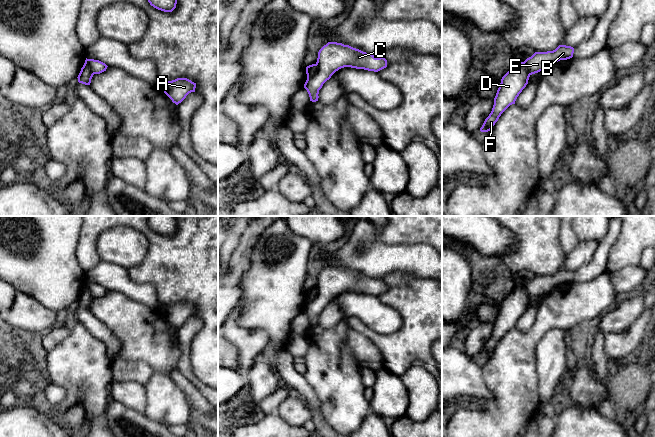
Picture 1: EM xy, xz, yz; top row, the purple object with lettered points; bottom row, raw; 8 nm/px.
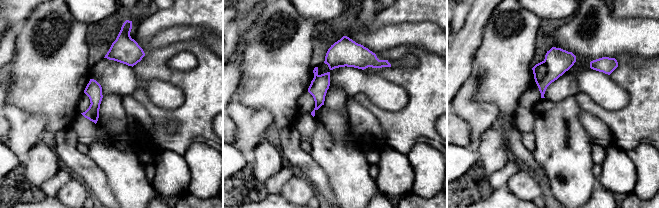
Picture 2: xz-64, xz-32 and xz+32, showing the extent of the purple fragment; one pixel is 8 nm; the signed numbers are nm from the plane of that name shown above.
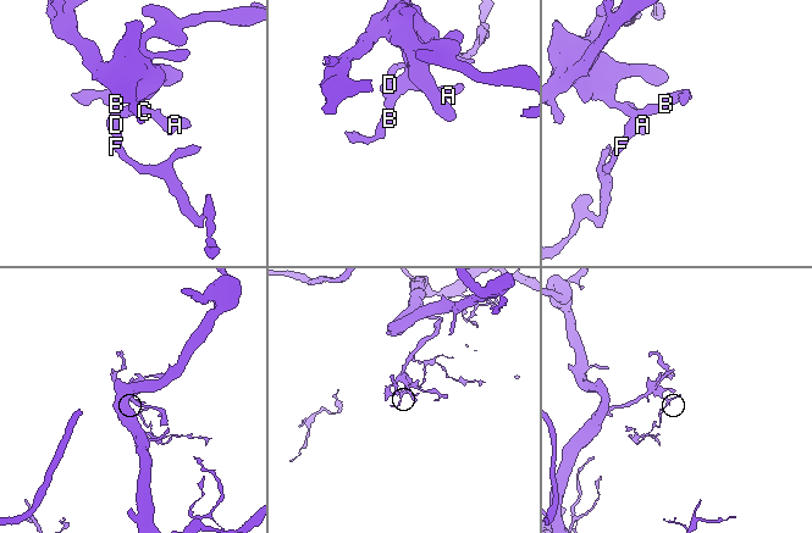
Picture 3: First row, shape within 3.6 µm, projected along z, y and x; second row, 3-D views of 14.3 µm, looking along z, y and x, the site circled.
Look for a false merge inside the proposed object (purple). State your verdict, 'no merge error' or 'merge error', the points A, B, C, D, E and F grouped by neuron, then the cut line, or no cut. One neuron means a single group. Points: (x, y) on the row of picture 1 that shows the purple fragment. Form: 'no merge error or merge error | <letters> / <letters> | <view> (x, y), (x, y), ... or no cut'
merge error | A B C E / D F | xz (316, 64), (317, 71), (307, 78)

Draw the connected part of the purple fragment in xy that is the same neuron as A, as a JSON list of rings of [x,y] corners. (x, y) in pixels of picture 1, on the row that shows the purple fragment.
[[[177,78],[166,82],[160,79],[159,87],[163,89],[173,103],[178,105],[189,93],[195,92],[196,83],[187,78]]]

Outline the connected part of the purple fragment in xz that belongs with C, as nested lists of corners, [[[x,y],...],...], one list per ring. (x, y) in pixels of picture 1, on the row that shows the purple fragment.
[[[328,42],[319,50],[316,65],[316,74],[307,78],[304,84],[312,102],[318,101],[319,90],[339,69],[351,67],[378,72],[387,67],[387,60],[384,57],[375,58],[374,55],[349,45]]]

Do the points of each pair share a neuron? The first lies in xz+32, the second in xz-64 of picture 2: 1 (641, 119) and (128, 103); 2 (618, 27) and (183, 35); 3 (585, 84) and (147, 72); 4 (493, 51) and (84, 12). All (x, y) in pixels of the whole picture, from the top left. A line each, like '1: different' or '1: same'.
1: different
2: same
3: different
4: different

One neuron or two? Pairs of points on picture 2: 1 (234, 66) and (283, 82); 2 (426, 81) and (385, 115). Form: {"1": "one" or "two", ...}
{"1": "two", "2": "one"}

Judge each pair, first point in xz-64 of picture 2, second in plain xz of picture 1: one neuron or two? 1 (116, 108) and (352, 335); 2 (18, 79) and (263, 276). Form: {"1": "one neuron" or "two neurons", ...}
{"1": "two neurons", "2": "one neuron"}

